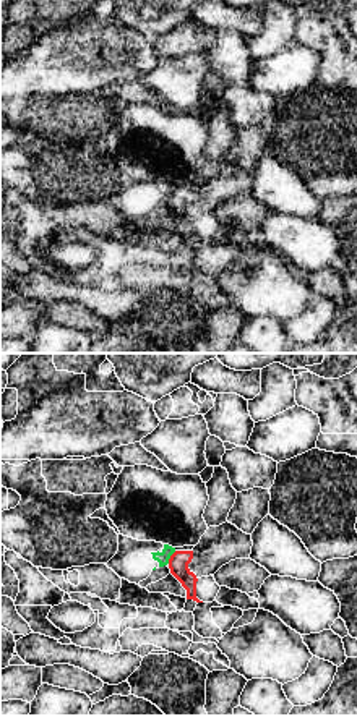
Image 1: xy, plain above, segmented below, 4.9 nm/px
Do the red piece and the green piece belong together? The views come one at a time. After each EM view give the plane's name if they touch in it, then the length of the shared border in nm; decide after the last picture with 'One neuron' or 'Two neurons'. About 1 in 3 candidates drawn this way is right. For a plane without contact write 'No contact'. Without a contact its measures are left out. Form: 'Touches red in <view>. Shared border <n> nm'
Touches red in xy. Shared border 80 nm

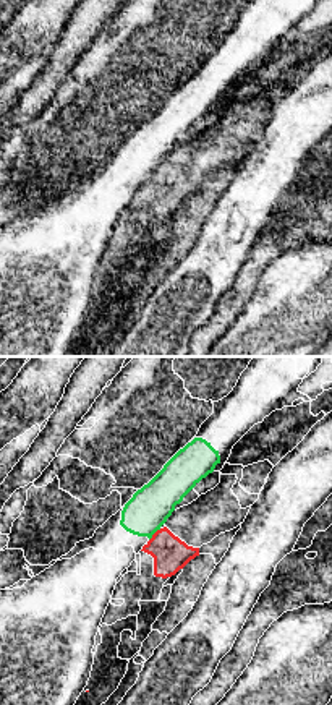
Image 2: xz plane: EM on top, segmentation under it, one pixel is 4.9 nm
Touches red in xz. Shared border 90 nm

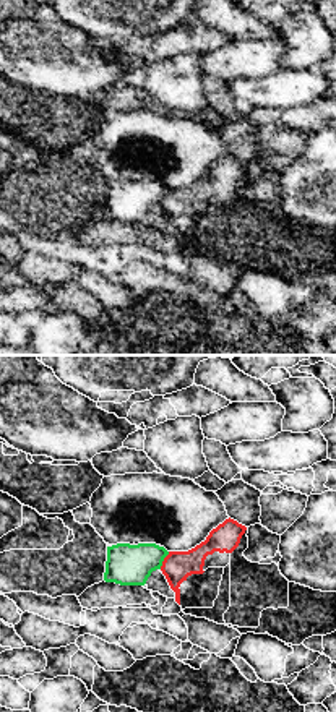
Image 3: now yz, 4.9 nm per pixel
Touches red in yz. Shared border 100 nm

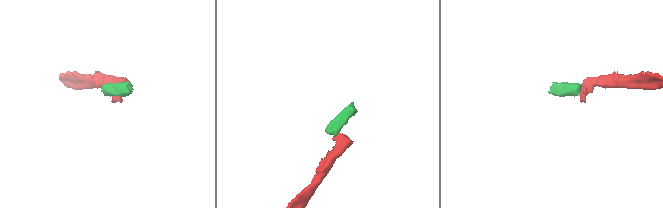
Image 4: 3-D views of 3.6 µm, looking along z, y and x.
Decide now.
Two neurons

